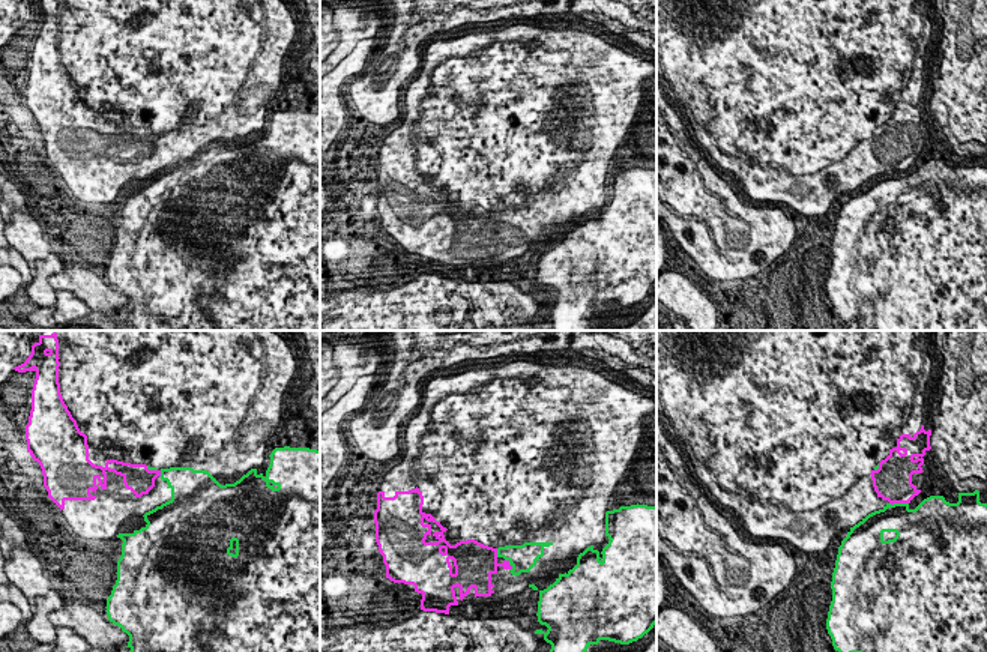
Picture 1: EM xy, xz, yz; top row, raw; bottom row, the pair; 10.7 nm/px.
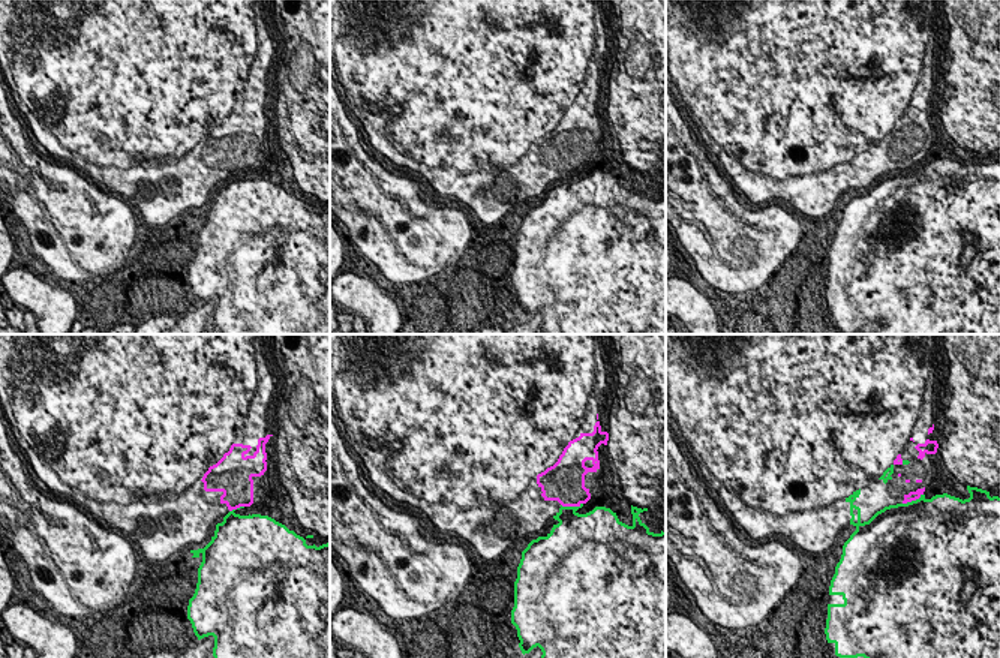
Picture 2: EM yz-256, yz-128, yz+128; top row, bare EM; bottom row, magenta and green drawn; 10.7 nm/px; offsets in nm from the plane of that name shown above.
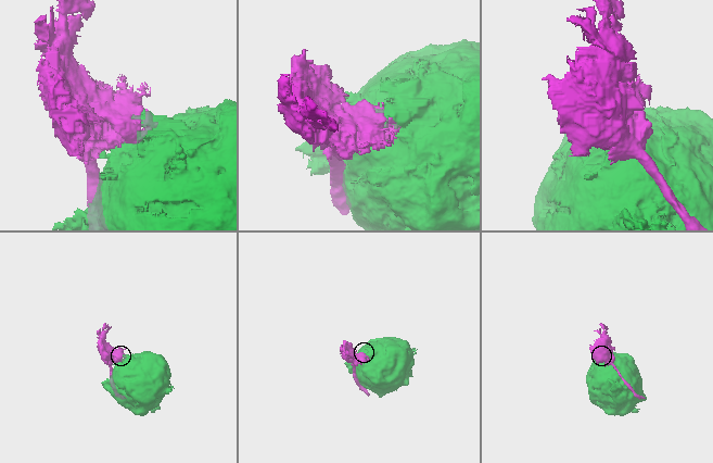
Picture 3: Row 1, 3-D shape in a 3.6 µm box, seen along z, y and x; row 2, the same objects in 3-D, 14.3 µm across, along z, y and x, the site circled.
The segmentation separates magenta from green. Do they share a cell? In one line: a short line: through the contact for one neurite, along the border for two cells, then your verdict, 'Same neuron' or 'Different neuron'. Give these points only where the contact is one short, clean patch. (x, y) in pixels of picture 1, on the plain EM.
Different neuron

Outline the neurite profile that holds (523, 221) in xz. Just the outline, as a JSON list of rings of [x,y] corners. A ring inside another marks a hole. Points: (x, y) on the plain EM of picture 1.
[[[524,206],[523,209],[505,209],[497,212],[497,221],[503,221],[512,230],[512,239],[529,236],[544,219],[544,212],[553,206]]]

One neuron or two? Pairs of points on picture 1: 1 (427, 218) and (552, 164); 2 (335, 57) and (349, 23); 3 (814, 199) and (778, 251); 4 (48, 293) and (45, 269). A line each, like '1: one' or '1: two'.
1: one
2: one
3: two
4: one

